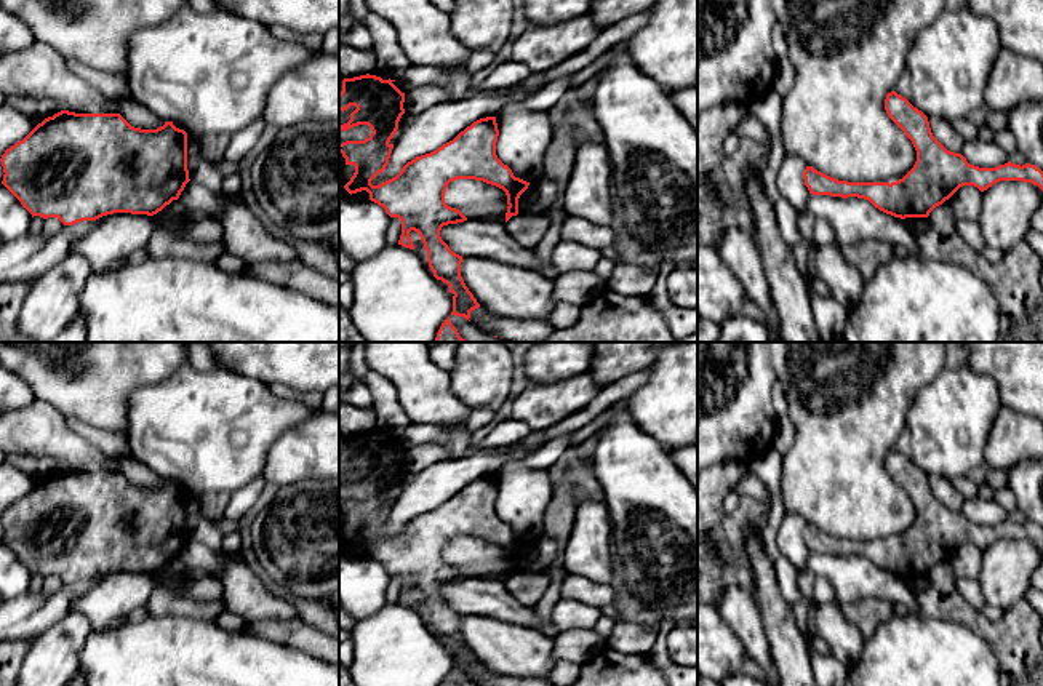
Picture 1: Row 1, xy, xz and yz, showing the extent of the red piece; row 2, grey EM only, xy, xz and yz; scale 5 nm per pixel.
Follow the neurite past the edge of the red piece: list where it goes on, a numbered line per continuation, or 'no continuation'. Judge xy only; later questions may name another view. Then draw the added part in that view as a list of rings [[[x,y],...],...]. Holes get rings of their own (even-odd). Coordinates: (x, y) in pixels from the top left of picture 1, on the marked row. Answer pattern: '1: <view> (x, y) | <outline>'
no continuation

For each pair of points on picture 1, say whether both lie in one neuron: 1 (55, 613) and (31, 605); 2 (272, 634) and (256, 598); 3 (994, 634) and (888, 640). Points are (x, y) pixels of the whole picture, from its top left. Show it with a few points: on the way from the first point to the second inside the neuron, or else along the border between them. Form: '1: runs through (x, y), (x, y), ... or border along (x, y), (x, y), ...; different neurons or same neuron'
1: runs through (48, 611), (37, 611); same neuron
2: border along (296, 614), (287, 619), (259, 619), (247, 624); different neurons
3: border along (971, 627), (992, 650), (1000, 667); different neurons

